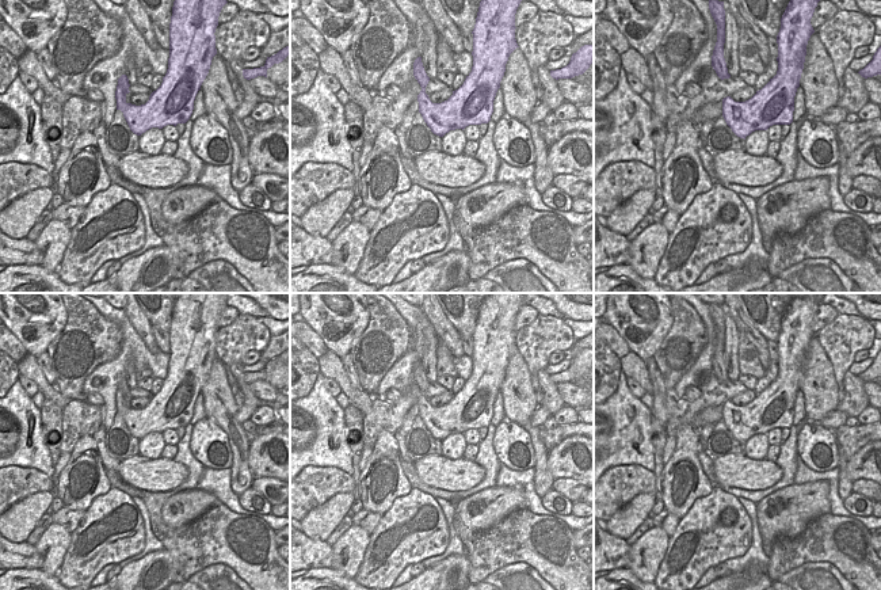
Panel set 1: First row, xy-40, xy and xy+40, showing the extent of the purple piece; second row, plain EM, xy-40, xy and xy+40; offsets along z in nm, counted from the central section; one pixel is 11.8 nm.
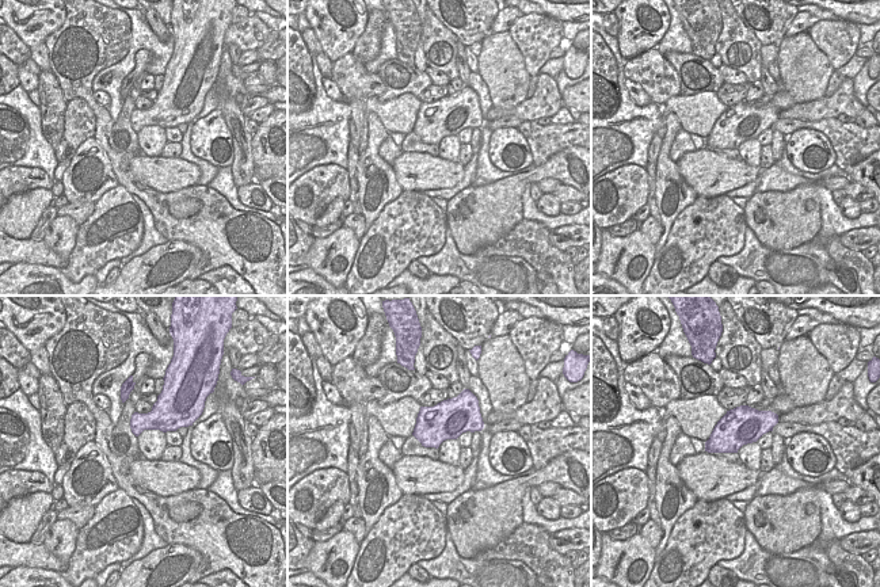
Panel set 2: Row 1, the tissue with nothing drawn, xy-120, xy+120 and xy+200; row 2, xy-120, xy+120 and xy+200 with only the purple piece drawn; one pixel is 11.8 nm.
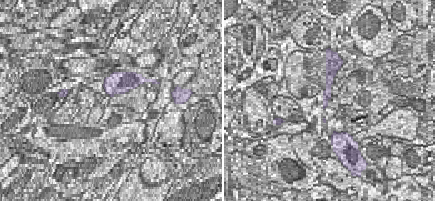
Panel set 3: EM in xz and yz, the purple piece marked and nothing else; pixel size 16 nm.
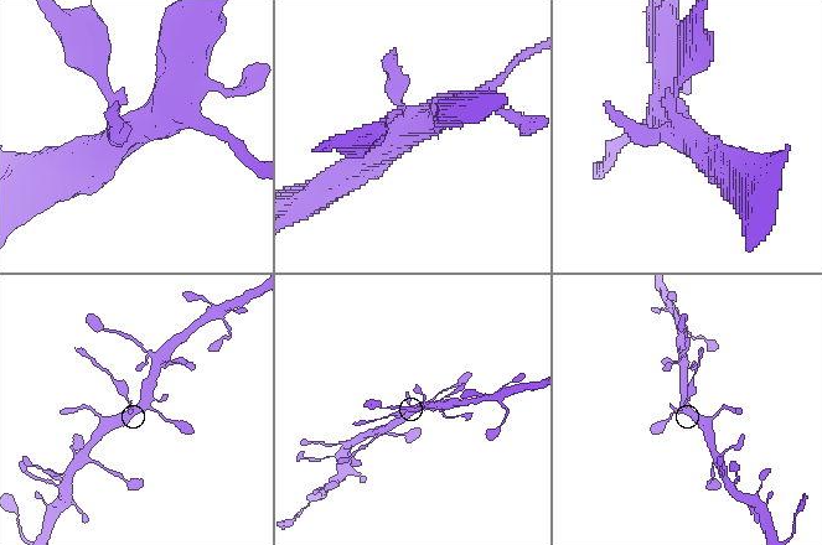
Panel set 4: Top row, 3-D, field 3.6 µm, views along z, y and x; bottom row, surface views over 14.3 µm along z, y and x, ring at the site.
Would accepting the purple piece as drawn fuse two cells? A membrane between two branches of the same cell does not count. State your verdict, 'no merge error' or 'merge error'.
merge error

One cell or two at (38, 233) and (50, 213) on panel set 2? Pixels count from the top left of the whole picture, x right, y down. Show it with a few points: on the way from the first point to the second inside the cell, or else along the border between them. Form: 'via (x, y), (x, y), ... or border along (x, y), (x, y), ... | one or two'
via (41, 228), (45, 218) | one

